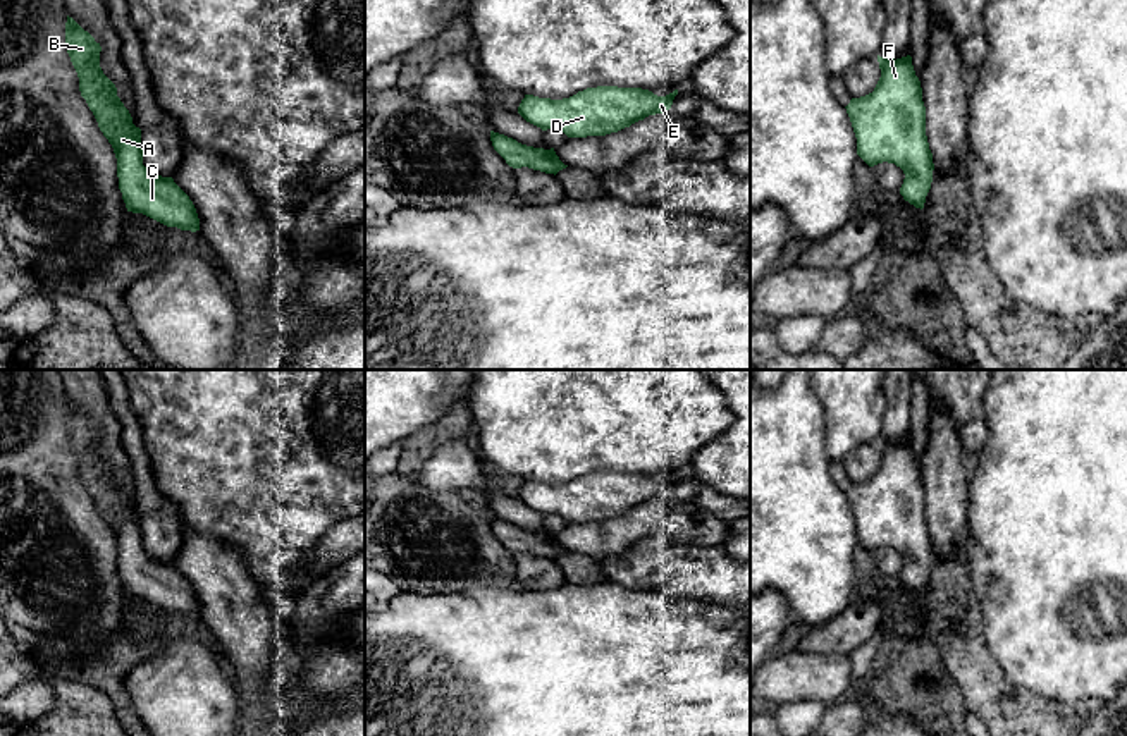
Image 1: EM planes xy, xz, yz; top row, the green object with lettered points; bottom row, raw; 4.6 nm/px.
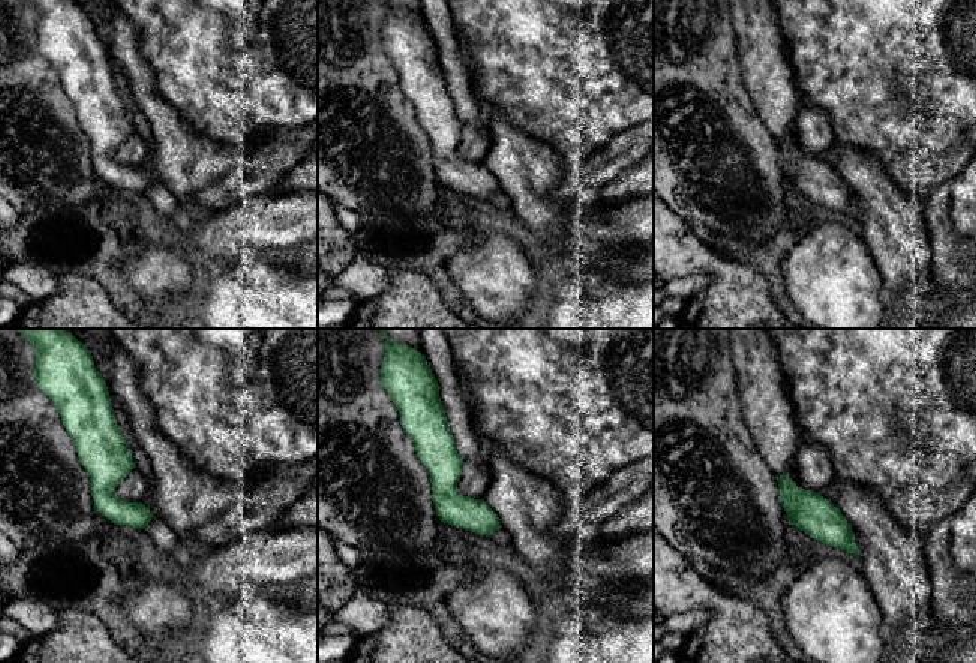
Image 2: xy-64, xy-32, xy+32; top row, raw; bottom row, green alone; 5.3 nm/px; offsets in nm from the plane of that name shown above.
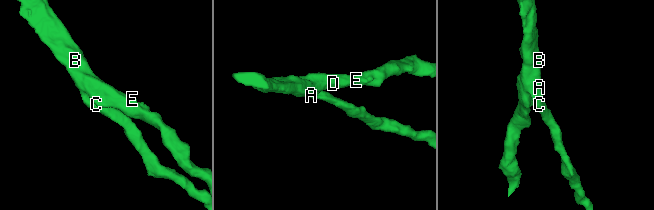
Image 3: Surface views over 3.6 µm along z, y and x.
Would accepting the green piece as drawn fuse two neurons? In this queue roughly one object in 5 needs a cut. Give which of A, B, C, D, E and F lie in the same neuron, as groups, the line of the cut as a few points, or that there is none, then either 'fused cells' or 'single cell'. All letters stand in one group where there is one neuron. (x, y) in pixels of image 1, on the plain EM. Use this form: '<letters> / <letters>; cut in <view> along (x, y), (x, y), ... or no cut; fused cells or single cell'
A B C D E F; no cut; single cell

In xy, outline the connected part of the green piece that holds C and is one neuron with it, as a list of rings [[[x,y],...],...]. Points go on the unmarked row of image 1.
[[[72,402],[65,408],[65,433],[79,463],[79,476],[117,543],[117,562],[127,597],[143,598],[167,612],[200,616],[189,581],[172,562],[151,559],[143,550],[141,514],[117,481],[115,469],[100,452],[100,428]]]

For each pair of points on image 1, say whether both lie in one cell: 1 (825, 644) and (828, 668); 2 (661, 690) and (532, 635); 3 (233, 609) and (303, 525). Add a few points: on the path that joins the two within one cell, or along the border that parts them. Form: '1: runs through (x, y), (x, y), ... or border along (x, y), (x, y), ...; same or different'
1: border along (799, 649), (849, 656); different
2: runs through (628, 690), (587, 690), (565, 668); same
3: border along (233, 545), (243, 556), (262, 590); different

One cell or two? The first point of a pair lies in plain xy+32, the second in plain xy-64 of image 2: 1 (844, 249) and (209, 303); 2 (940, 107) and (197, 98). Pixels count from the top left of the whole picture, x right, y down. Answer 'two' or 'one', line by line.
1: two
2: one

